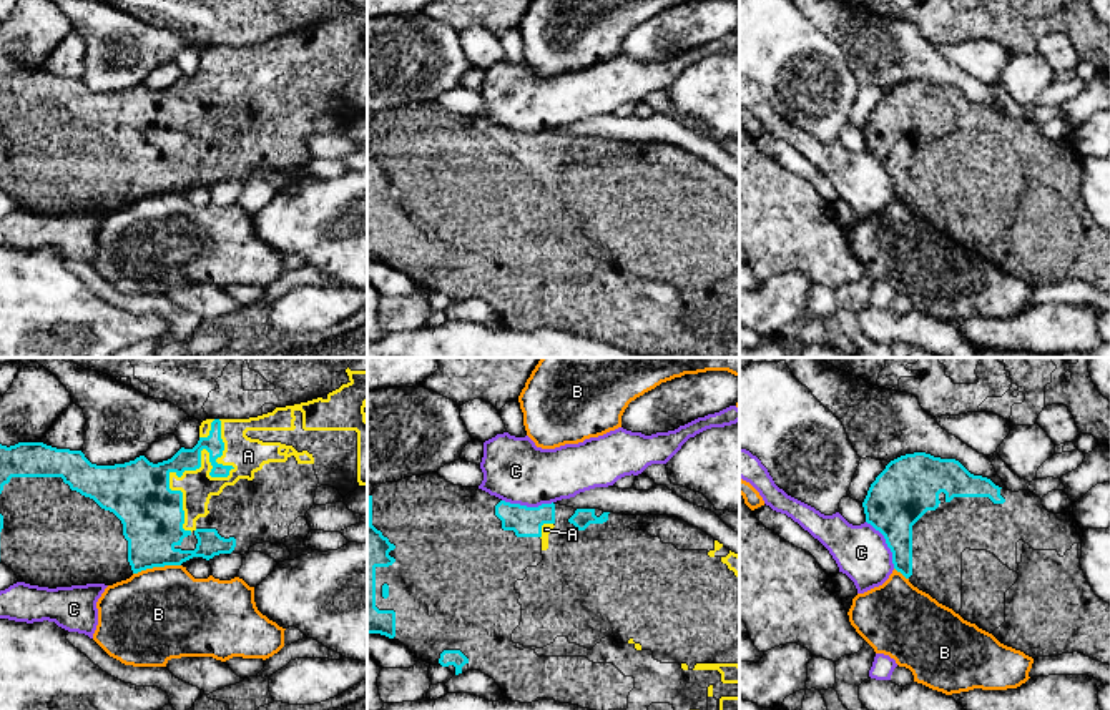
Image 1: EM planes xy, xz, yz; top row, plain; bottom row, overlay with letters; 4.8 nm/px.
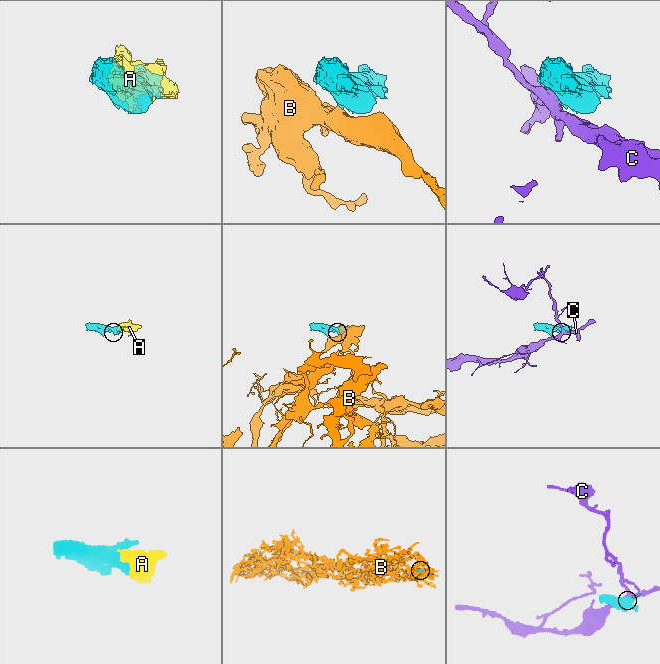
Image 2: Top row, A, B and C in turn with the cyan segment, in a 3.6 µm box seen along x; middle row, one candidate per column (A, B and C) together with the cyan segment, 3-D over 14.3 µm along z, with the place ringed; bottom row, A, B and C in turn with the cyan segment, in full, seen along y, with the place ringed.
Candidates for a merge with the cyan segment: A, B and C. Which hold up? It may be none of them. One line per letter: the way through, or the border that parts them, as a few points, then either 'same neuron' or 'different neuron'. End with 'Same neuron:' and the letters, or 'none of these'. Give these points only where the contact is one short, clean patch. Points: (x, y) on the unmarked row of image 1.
A: same neuron
B: along xy (180, 192), (153, 193), (133, 202) | different neuron
C: different neuron
Same neuron: A

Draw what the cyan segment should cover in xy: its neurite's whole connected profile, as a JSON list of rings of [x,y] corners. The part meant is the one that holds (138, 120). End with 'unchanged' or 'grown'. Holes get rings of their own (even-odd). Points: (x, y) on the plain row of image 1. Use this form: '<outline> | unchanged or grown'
[[[347,0],[349,10],[327,22],[307,30],[276,35],[273,40],[249,47],[206,47],[199,53],[199,68],[193,76],[181,75],[171,86],[153,91],[145,83],[135,88],[115,93],[91,91],[81,78],[56,76],[43,70],[18,70],[15,73],[0,71],[0,190],[10,195],[18,210],[38,214],[71,214],[86,211],[113,213],[153,195],[181,193],[193,185],[206,188],[219,181],[248,181],[248,178],[263,170],[284,171],[294,188],[314,180],[304,173],[311,160],[306,141],[316,133],[316,116],[331,113],[342,125],[354,120],[359,113],[367,113],[367,47],[364,35],[367,32],[367,0]]] | grown

